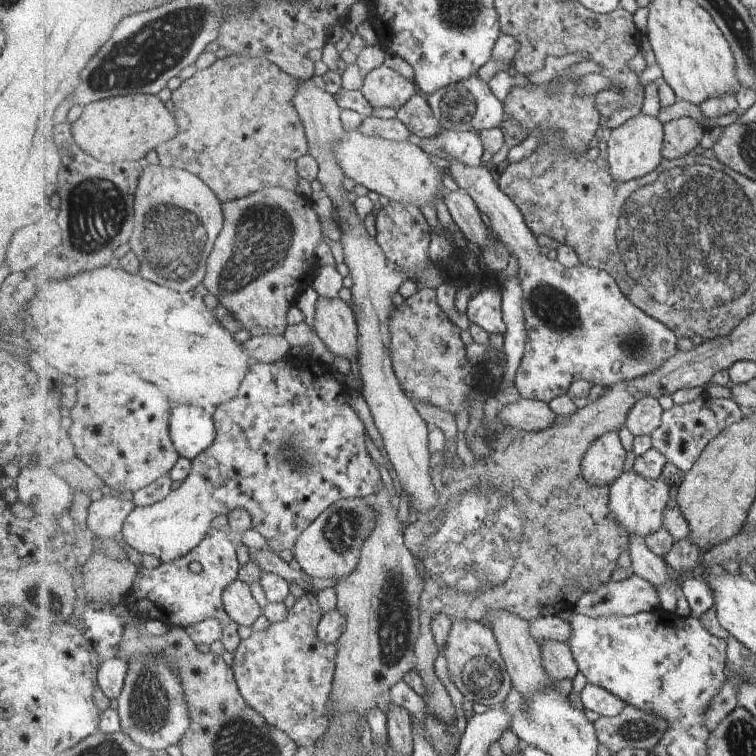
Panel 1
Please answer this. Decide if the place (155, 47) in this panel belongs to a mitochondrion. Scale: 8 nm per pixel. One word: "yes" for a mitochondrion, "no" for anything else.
yes

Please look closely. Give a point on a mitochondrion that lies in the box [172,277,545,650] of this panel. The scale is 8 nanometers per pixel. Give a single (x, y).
(456, 547)

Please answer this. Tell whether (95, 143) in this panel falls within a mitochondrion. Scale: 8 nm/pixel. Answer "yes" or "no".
no

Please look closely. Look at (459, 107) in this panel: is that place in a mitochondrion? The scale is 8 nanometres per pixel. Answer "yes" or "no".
yes

